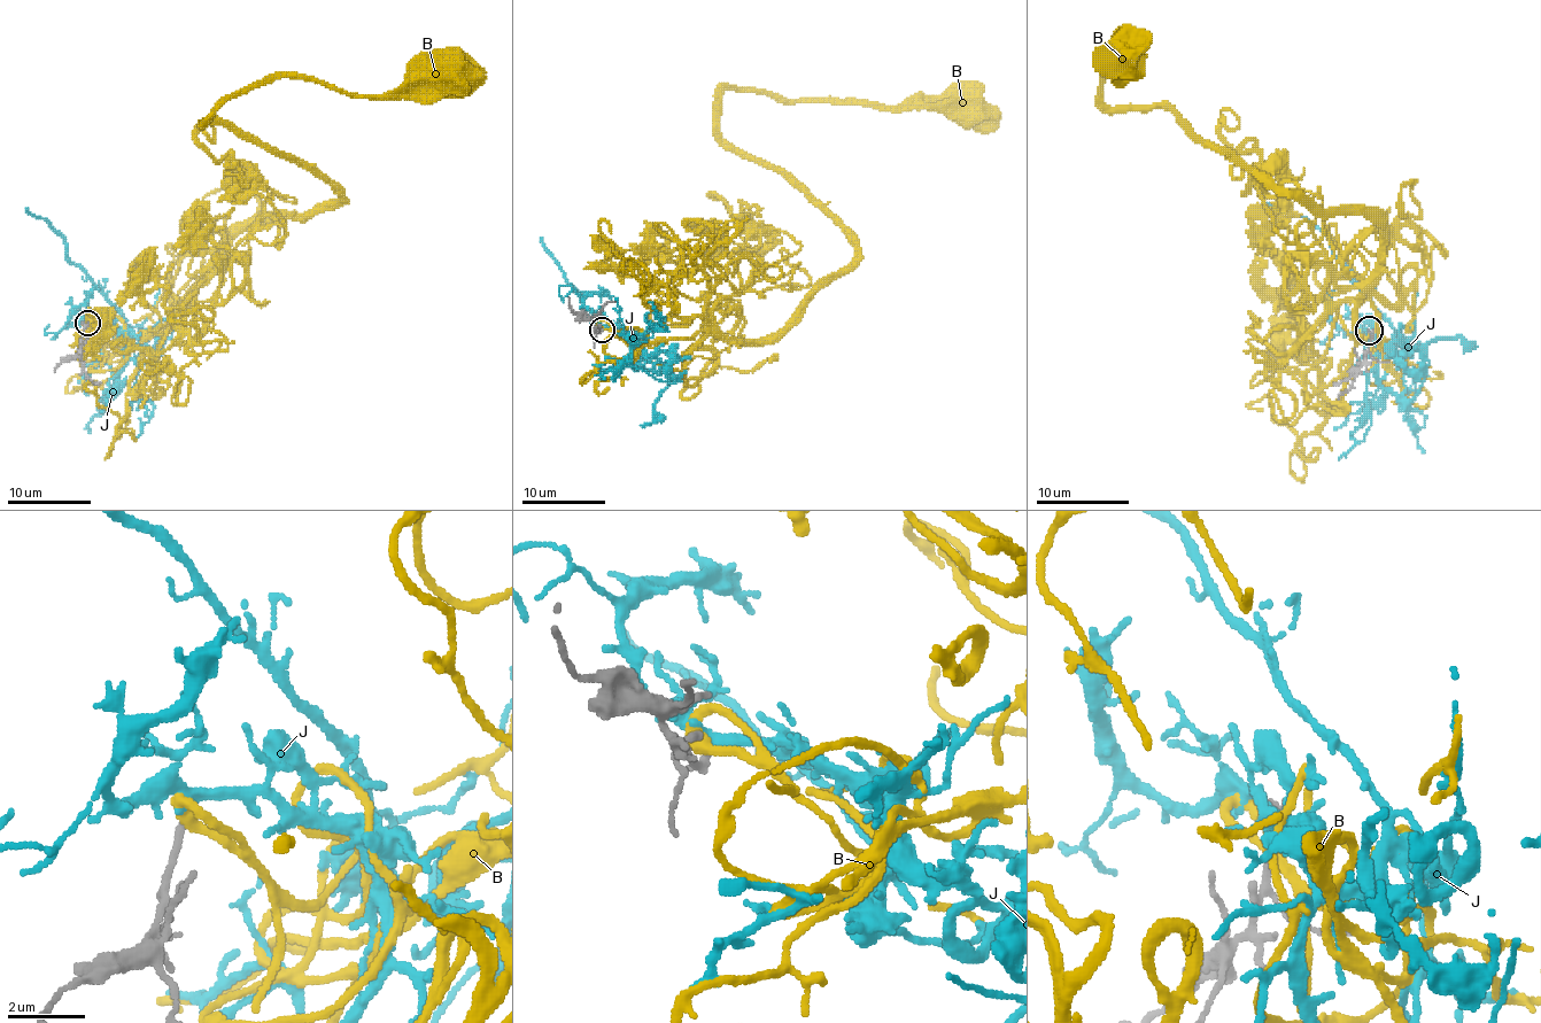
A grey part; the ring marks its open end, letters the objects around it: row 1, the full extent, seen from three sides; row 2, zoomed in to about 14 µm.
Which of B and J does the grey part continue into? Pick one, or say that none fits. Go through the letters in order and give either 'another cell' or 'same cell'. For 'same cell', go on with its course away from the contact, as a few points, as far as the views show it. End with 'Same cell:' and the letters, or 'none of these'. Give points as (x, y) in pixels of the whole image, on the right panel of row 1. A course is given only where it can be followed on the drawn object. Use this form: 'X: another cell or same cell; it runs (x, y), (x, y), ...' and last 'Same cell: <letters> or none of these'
B: another cell
J: same cell; it runs (1369, 332), (1396, 355), (1406, 343), (1392, 353), (1408, 369), (1429, 343), (1474, 346)
Same cell: J

